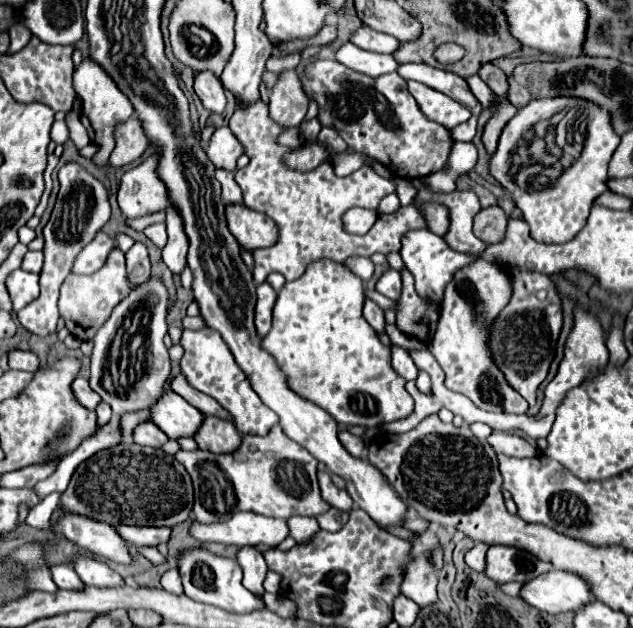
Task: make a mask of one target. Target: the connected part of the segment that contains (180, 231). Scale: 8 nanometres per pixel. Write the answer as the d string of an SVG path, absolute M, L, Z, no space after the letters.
M170 205L166 209L166 227L168 227L168 245L162 251L164 263L172 273L180 273L186 265L188 255L188 235L184 233L184 219L180 217L178 207Z

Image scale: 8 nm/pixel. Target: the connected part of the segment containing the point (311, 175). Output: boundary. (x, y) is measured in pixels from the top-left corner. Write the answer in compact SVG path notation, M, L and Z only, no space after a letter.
M256 99L254 103L236 101L236 111L230 119L230 129L244 143L246 155L250 157L250 165L246 169L236 171L236 183L242 187L244 203L250 209L258 209L268 217L276 217L280 227L278 241L272 247L256 249L254 257L254 281L260 285L274 271L282 273L286 281L298 279L306 265L328 257L334 261L346 261L348 257L372 257L374 253L390 255L400 253L402 237L414 229L426 229L426 219L420 213L418 205L412 203L408 207L398 209L394 215L378 213L376 225L364 235L350 235L342 229L342 213L350 207L368 207L378 211L378 203L384 195L395 191L390 179L378 175L372 167L362 167L348 177L338 177L330 161L320 163L320 167L312 171L296 171L286 163L286 155L296 151L298 147L286 147L278 143L280 133L288 131L288 127L276 123L268 115L268 103Z

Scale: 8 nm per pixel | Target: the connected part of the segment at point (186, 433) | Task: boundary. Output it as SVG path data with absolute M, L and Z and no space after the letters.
M166 389L162 399L152 407L152 421L170 437L170 439L182 439L182 437L194 437L204 423L204 415L186 403L178 393L172 389Z

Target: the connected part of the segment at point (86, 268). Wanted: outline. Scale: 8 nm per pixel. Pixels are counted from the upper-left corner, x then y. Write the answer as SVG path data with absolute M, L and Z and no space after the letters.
M98 233L96 239L76 257L72 273L94 273L106 263L112 249L116 249L116 241L106 233Z

